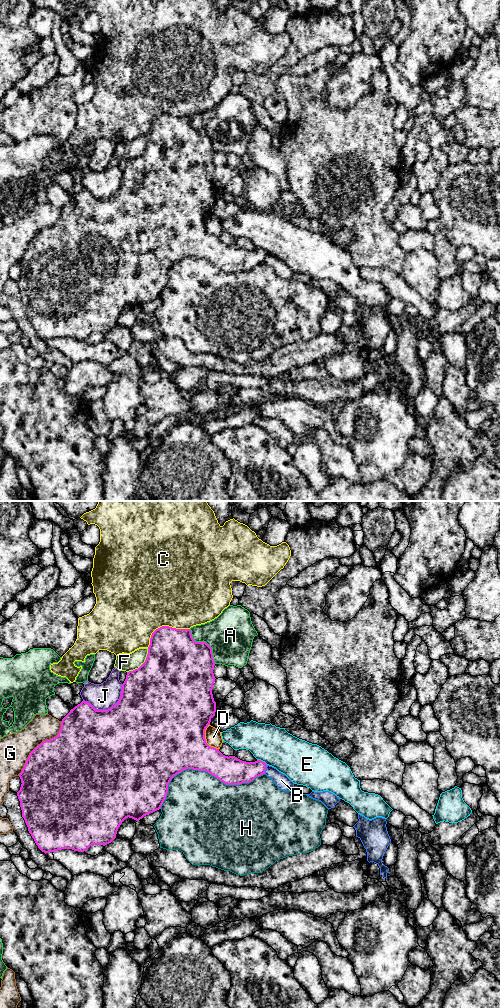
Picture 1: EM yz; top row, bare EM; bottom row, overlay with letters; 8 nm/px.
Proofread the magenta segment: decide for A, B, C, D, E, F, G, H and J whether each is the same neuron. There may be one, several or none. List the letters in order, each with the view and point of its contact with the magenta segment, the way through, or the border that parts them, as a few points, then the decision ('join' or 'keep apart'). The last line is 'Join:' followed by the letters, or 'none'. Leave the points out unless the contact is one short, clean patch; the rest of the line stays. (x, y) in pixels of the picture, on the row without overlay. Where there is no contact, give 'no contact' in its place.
A: meets magenta in yz at (205, 130); keep apart
B: meets magenta in yz at (265, 257); border along yz (267, 253), (264, 261); keep apart
C: meets magenta in yz at (163, 114); keep apart
D: meets magenta in yz at (205, 227); keep apart
E: meets magenta in yz at (262, 249); keep apart
F: meets magenta in yz at (143, 151); keep apart
G: meets magenta in yz at (40, 232); keep apart
H: meets magenta in yz at (203, 258); keep apart
J: meets magenta in yz at (108, 197); keep apart
Join: none

